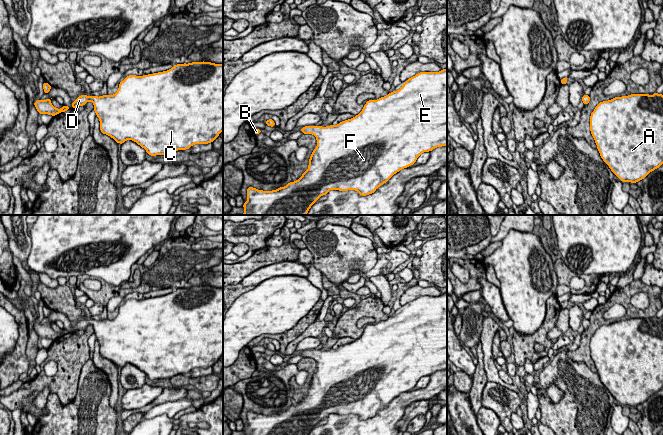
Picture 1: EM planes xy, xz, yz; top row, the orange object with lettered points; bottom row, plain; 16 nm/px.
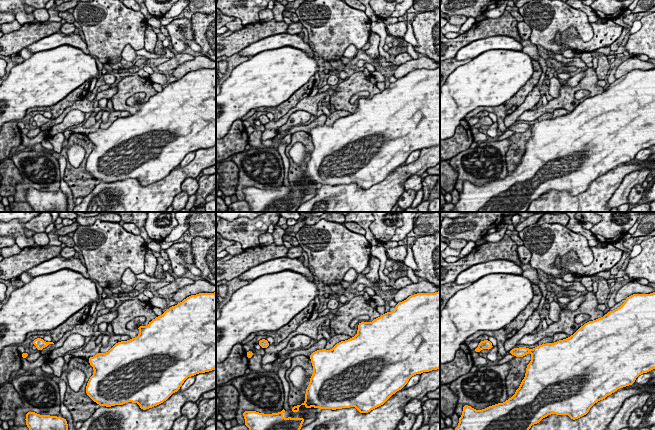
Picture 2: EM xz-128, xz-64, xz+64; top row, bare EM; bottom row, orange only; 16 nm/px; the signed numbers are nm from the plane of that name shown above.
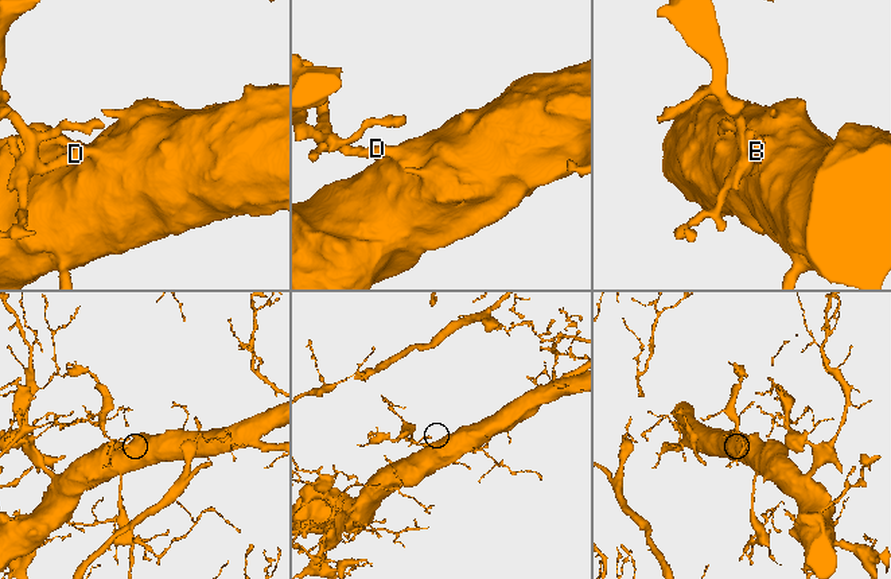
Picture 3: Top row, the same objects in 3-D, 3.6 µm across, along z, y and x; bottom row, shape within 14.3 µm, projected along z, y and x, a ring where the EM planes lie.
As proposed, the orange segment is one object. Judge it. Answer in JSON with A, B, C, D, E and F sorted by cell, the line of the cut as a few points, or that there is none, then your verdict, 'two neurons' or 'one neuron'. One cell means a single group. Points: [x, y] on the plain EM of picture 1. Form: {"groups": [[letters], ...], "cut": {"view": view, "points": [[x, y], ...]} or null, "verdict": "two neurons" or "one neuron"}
{"groups": [["A", "B", "C", "D", "E", "F"]], "cut": null, "verdict": "one neuron"}

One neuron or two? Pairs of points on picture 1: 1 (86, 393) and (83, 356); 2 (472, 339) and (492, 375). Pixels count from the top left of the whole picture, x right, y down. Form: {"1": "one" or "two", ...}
{"1": "two", "2": "two"}

